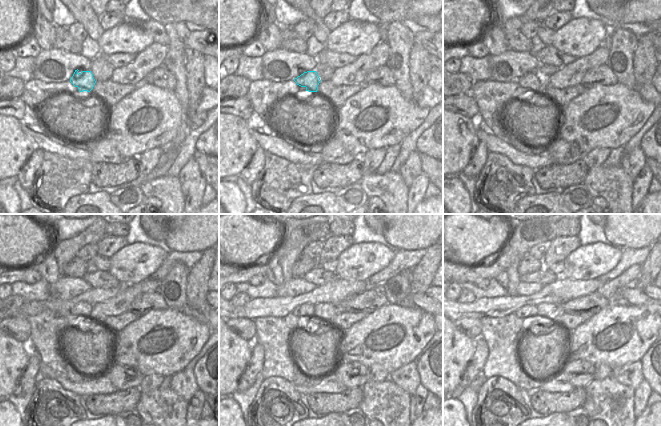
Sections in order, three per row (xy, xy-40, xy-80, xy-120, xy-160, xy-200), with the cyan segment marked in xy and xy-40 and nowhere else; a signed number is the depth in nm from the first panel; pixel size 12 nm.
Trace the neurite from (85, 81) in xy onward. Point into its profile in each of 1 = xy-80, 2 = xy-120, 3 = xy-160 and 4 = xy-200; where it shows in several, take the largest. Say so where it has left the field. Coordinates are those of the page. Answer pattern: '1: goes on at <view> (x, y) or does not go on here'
1: goes on at xy-80 (532, 80)
2: goes on at xy-120 (84, 309)
3: goes on at xy-160 (307, 310)
4: goes on at xy-200 (527, 311)

